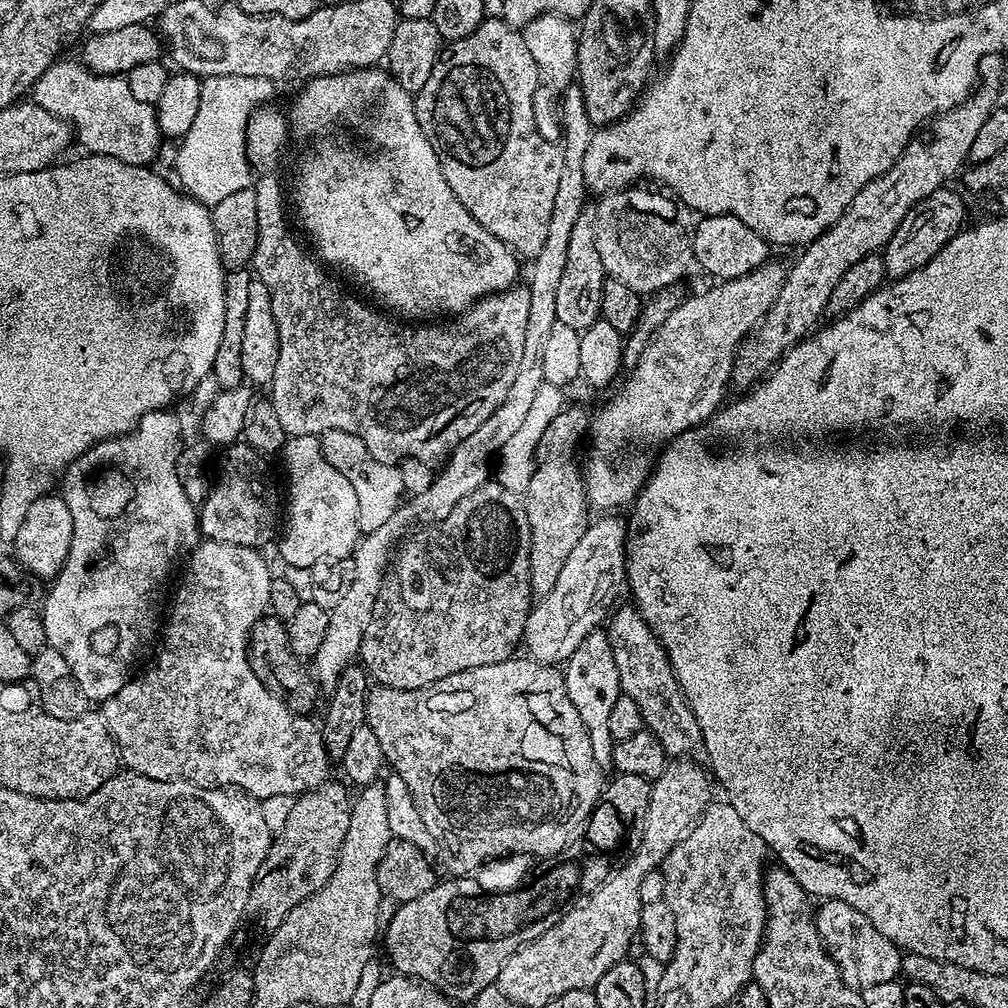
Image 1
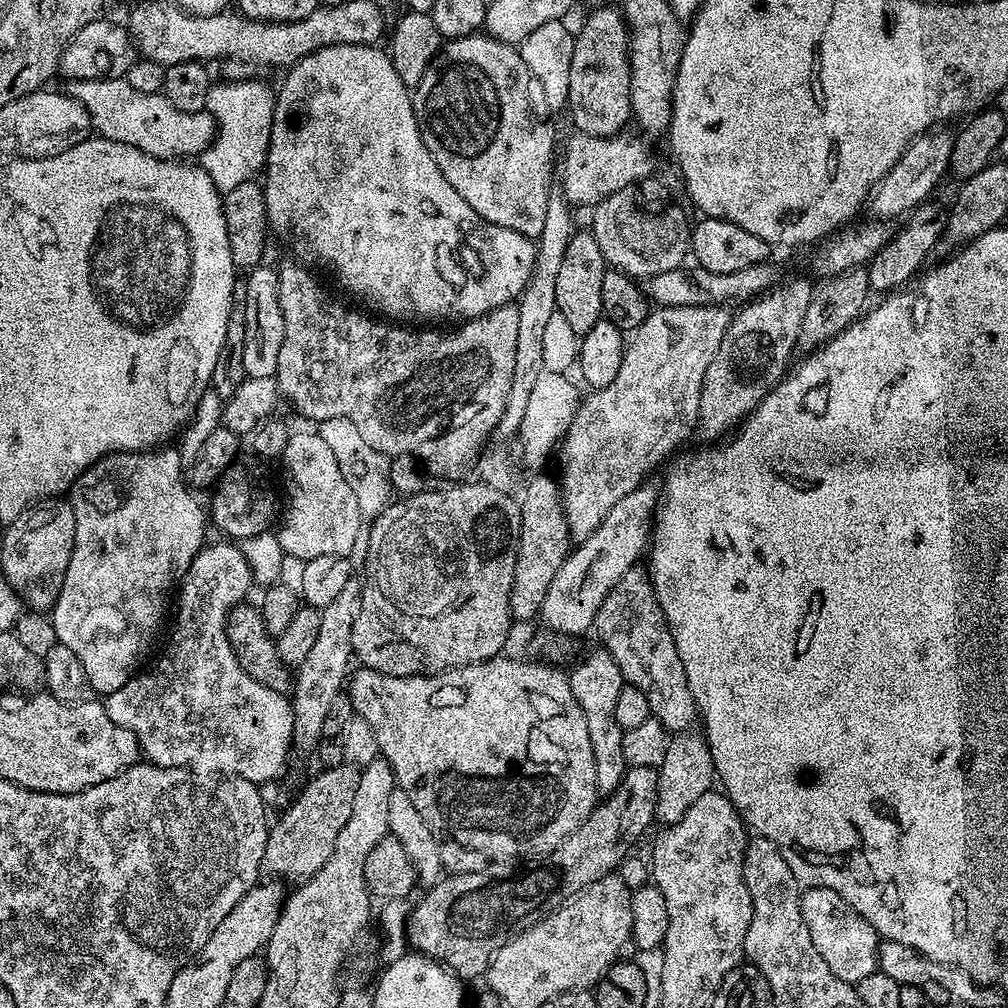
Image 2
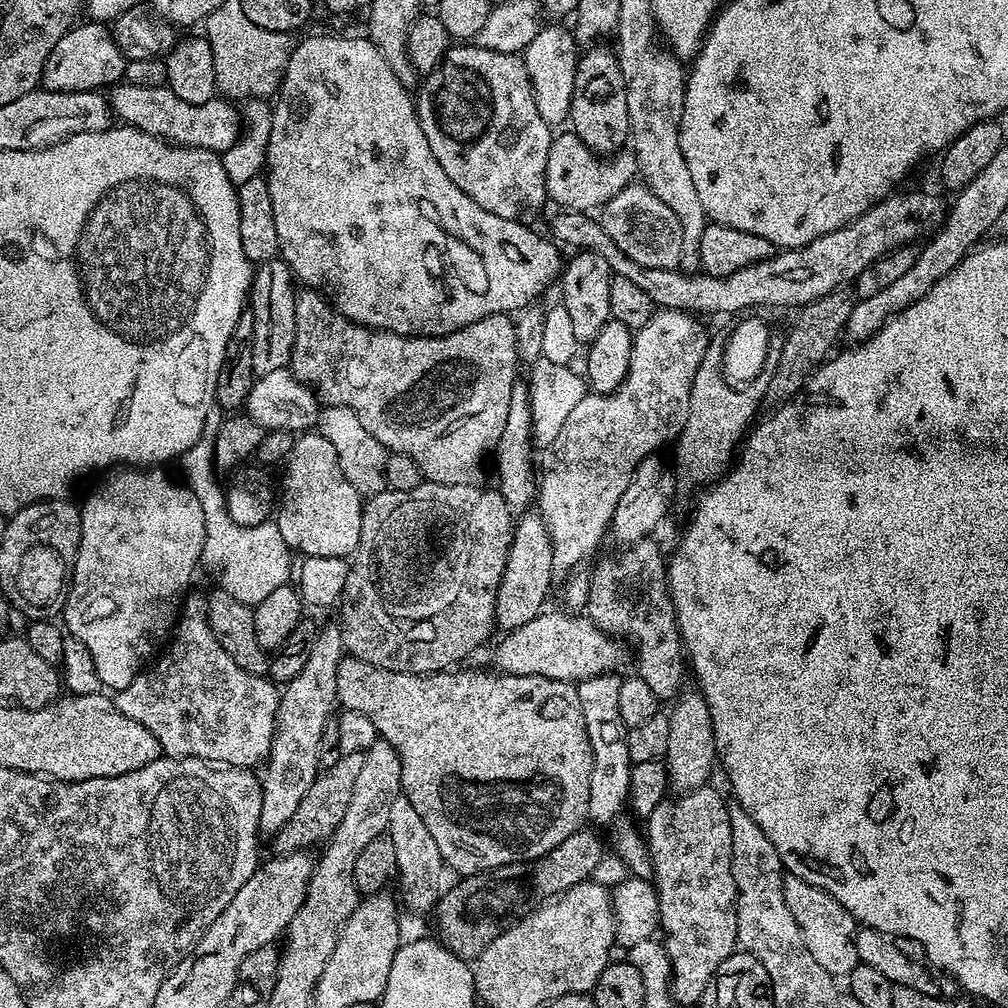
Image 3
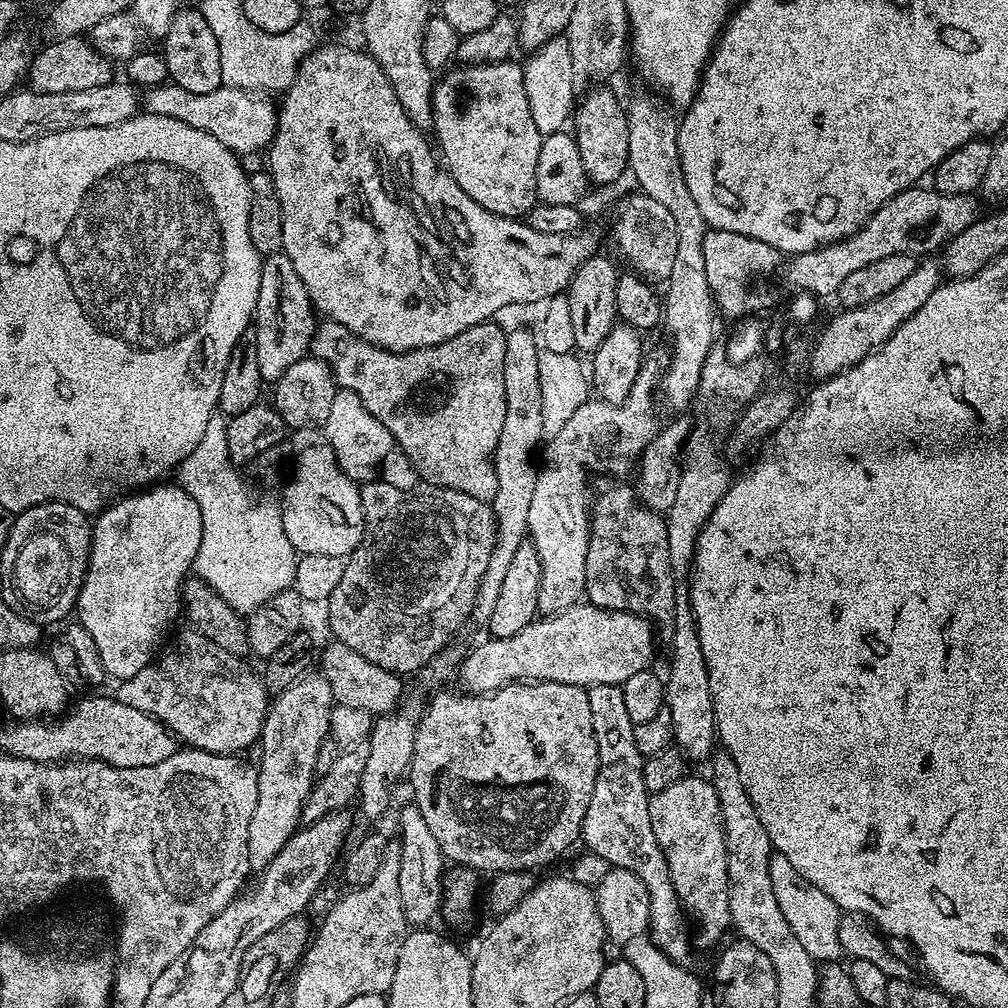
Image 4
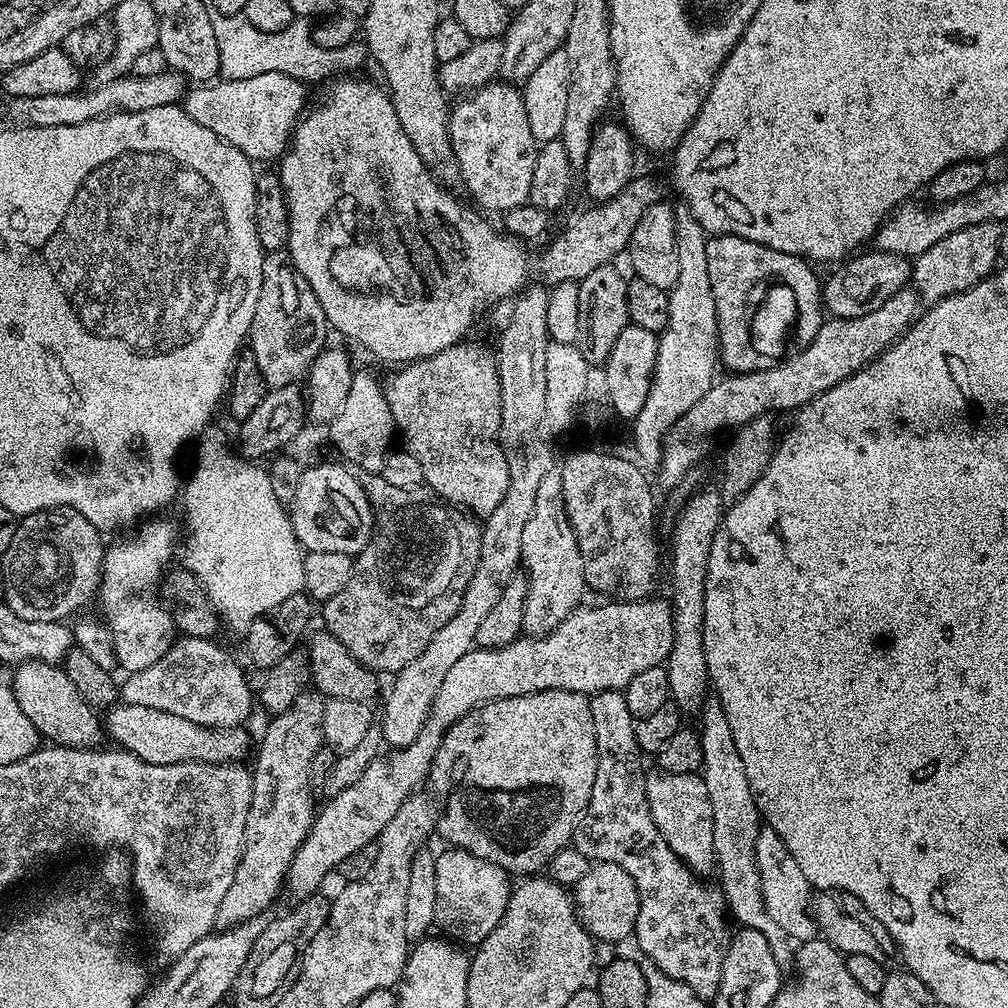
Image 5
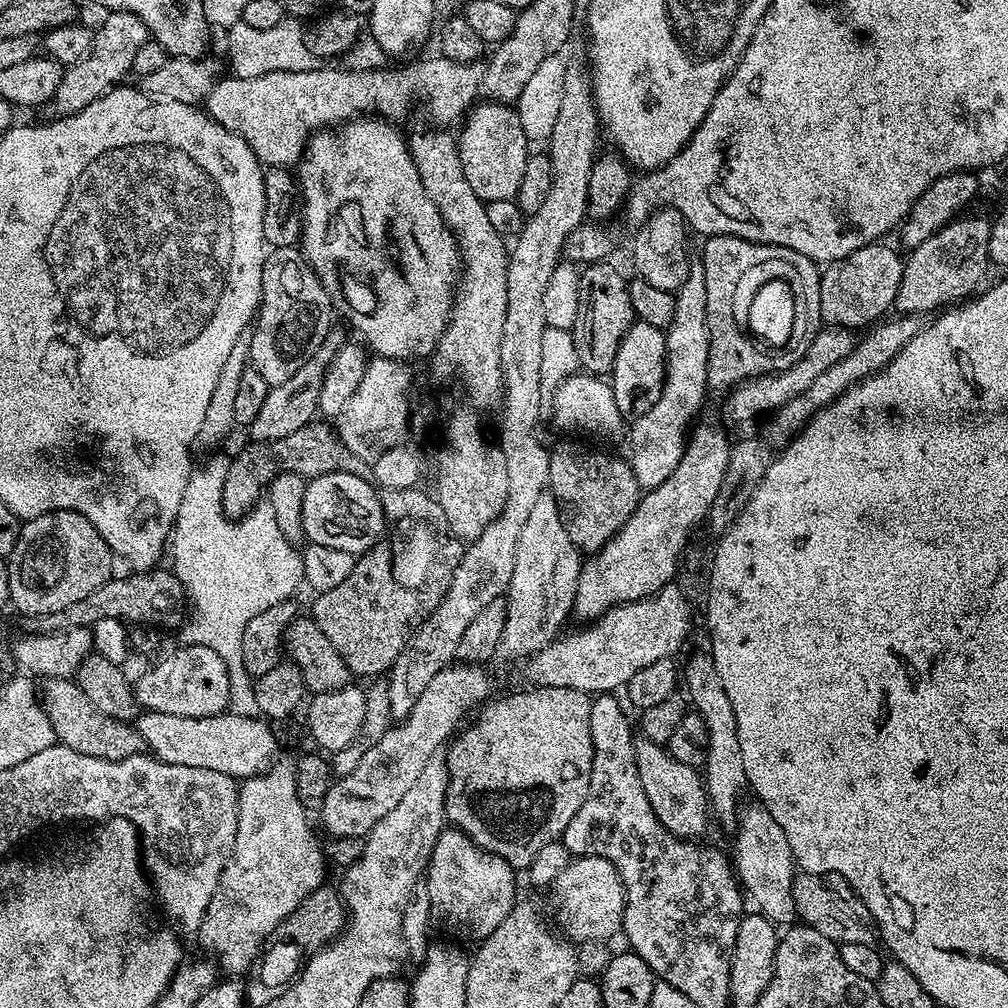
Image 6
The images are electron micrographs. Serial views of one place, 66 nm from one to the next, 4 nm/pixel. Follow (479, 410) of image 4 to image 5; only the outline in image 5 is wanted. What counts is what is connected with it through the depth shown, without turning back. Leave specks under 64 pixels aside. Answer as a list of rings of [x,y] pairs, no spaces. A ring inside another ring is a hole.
[[[468,338],[430,358],[413,360],[393,372],[396,373],[389,378],[388,384],[386,380],[383,385],[384,397],[390,406],[393,425],[398,429],[399,435],[400,432],[404,435],[403,447],[414,454],[414,458],[418,458],[418,463],[422,466],[424,484],[432,487],[431,491],[449,505],[457,509],[469,508],[470,511],[477,512],[480,518],[487,518],[494,506],[498,506],[498,502],[506,498],[508,485],[508,467],[498,439],[502,410],[493,349],[484,344],[475,344],[472,338]]]

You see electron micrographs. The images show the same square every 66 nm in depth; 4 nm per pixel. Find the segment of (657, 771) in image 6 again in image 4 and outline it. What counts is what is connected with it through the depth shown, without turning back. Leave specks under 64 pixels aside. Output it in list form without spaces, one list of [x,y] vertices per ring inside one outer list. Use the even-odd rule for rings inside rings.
[[[685,774],[678,782],[651,793],[648,809],[654,838],[658,838],[658,846],[664,851],[676,897],[685,913],[700,923],[701,938],[716,940],[732,924],[722,806],[711,779],[692,775]]]

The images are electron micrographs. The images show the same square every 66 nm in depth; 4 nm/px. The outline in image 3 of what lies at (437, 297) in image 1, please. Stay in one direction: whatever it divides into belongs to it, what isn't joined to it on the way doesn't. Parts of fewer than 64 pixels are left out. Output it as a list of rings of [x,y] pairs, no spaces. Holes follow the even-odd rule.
[[[367,35],[308,36],[301,44],[299,41],[293,47],[284,79],[274,100],[266,161],[270,202],[274,202],[274,227],[278,230],[280,243],[279,259],[292,269],[293,277],[305,289],[327,296],[332,307],[340,311],[347,320],[365,324],[367,328],[396,332],[399,336],[445,336],[487,316],[516,314],[535,305],[539,301],[536,299],[547,290],[548,283],[561,275],[561,249],[547,235],[539,236],[527,223],[498,218],[498,214],[482,210],[478,202],[474,202],[466,193],[458,190],[458,186],[454,186],[450,178],[446,178],[446,170],[438,166],[438,158],[434,158],[434,150],[430,150],[430,142],[426,142],[426,134],[422,134],[414,96],[408,92],[411,91],[400,81],[398,74],[390,70],[390,62],[382,58],[378,46],[374,46]]]

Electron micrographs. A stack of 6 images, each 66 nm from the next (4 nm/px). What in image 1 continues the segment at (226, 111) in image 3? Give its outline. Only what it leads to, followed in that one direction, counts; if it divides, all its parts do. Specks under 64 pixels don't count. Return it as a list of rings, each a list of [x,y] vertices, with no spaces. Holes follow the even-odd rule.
[[[61,58],[38,78],[32,87],[31,99],[55,116],[67,120],[74,129],[77,141],[85,144],[89,153],[114,156],[127,164],[147,165],[160,148],[162,133],[156,109],[146,102],[138,102],[130,94],[124,76],[102,76],[75,59]]]

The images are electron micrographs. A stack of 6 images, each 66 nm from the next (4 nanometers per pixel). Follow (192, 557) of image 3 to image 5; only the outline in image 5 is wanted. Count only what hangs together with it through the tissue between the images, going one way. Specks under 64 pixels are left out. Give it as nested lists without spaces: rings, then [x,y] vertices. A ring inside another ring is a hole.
[[[152,518],[144,522],[149,524],[141,523],[140,533],[129,540],[109,543],[104,554],[98,601],[104,609],[103,623],[112,631],[112,641],[116,644],[116,663],[121,669],[124,667],[128,674],[146,670],[146,666],[154,666],[154,662],[166,655],[178,639],[172,613],[158,595],[164,573],[173,563],[176,524],[172,520],[160,519],[164,518]]]

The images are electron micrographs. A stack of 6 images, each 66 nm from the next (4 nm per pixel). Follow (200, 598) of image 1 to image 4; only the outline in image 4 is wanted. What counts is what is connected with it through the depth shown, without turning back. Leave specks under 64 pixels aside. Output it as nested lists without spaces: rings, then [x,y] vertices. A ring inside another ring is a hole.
[[[187,631],[171,641],[172,649],[170,644],[163,655],[138,670],[134,678],[123,681],[114,695],[126,706],[162,721],[187,747],[221,754],[243,753],[243,748],[259,741],[270,693],[263,679],[257,673],[255,676],[241,657],[214,646],[201,632]]]

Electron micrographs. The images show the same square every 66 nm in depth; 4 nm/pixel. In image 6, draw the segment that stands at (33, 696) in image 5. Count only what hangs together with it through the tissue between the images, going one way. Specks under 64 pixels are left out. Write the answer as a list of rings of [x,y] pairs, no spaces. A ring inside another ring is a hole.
[[[48,678],[42,684],[42,703],[50,718],[50,726],[59,743],[70,750],[78,750],[78,754],[90,754],[94,758],[121,760],[131,756],[139,756],[145,751],[144,740],[131,723],[110,718],[110,714],[102,714],[86,694],[77,686],[75,679]]]

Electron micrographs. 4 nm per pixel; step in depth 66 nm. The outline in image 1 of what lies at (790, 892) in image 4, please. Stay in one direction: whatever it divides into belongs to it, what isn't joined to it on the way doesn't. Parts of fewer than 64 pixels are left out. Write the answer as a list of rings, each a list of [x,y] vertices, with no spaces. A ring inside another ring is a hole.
[[[825,899],[821,908],[814,912],[816,929],[820,940],[824,943],[824,949],[828,951],[828,957],[840,968],[840,977],[846,983],[857,990],[866,986],[874,986],[877,982],[890,982],[897,979],[902,972],[902,952],[890,938],[882,934],[854,906],[850,906],[841,900]]]

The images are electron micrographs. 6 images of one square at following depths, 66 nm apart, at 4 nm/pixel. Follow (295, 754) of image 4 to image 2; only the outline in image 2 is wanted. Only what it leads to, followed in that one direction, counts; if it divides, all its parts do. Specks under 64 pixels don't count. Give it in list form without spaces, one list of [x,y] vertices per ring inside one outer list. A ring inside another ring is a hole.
[[[353,578],[342,586],[342,594],[330,602],[330,606],[322,609],[322,627],[318,630],[318,638],[314,638],[314,647],[310,654],[306,654],[306,662],[302,662],[294,672],[294,689],[290,694],[294,730],[292,738],[297,749],[315,749],[320,741],[322,722],[326,722],[326,714],[330,711],[330,702],[341,695],[346,681],[350,676],[348,663],[353,663],[352,655],[352,627],[354,618],[360,609],[359,579]]]

